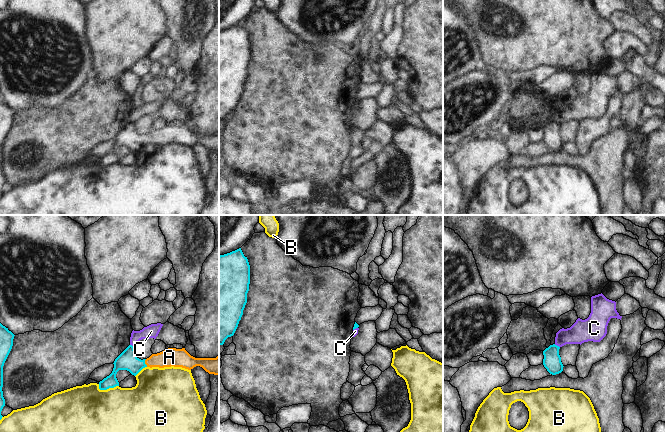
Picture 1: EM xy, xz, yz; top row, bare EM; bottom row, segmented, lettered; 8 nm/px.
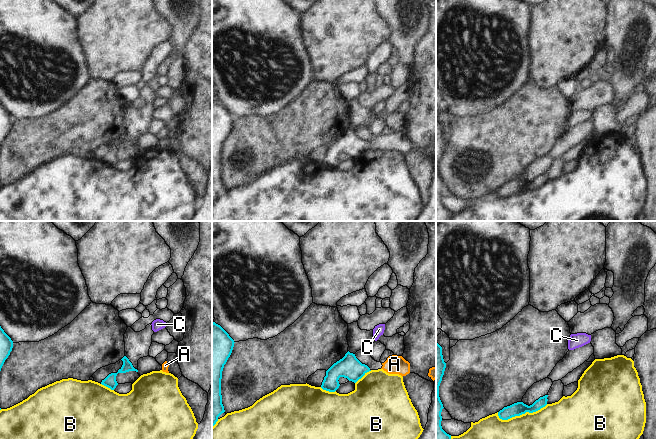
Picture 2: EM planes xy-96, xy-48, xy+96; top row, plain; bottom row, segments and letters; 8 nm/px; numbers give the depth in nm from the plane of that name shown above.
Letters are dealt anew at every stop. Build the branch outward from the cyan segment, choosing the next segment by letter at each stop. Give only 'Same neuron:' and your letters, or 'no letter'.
Same neuron: A

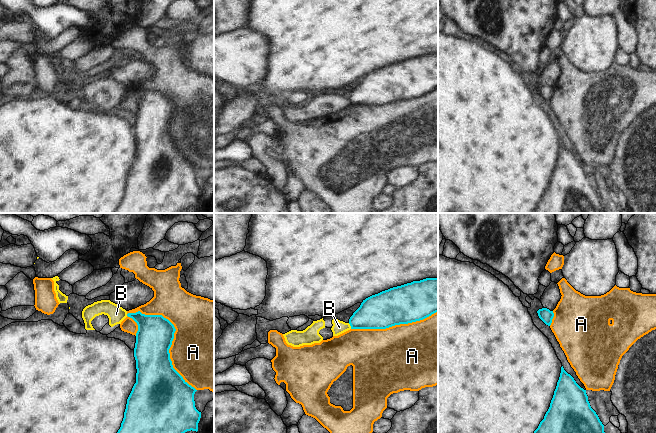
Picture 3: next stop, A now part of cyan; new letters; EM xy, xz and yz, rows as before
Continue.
Same neuron: no letter

